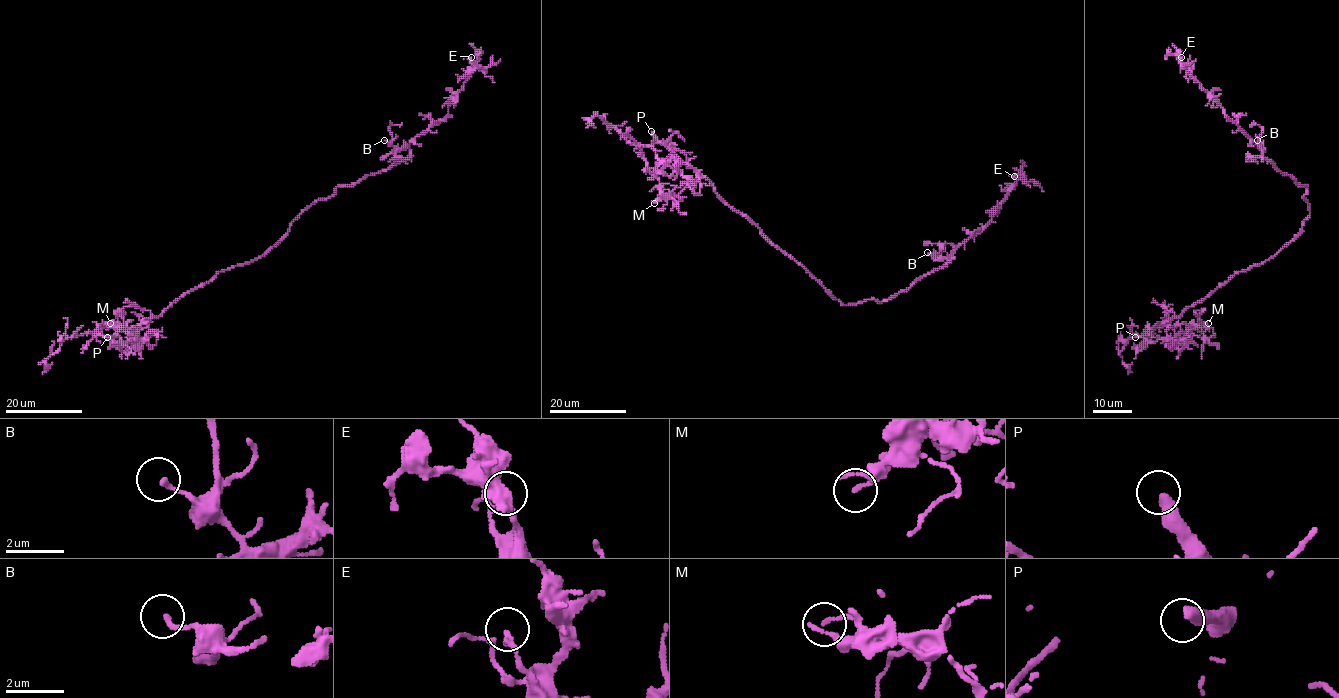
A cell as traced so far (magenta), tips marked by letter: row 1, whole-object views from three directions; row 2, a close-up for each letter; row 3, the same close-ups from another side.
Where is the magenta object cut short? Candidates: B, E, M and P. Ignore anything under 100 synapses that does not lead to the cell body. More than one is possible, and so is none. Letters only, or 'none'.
P

